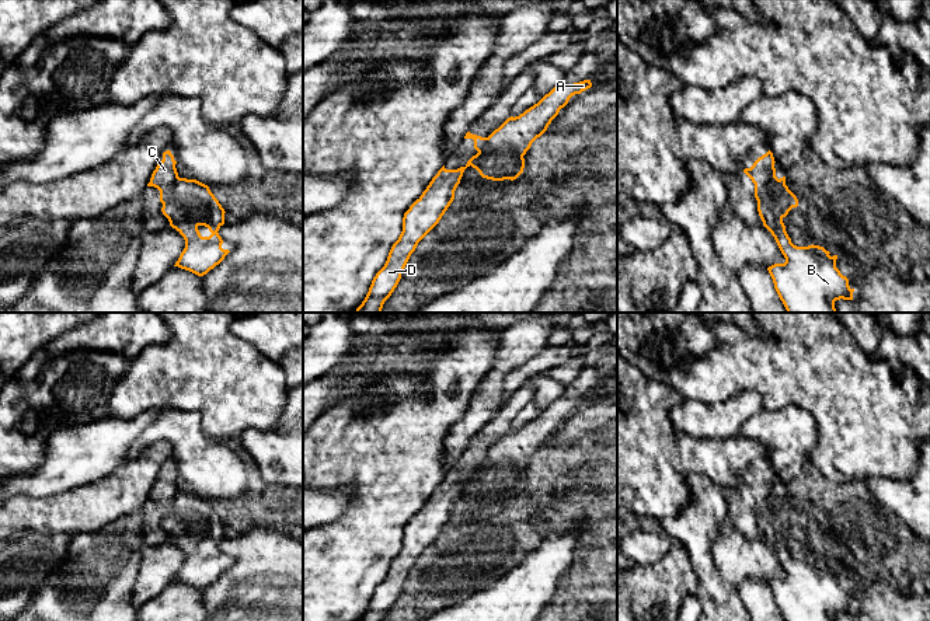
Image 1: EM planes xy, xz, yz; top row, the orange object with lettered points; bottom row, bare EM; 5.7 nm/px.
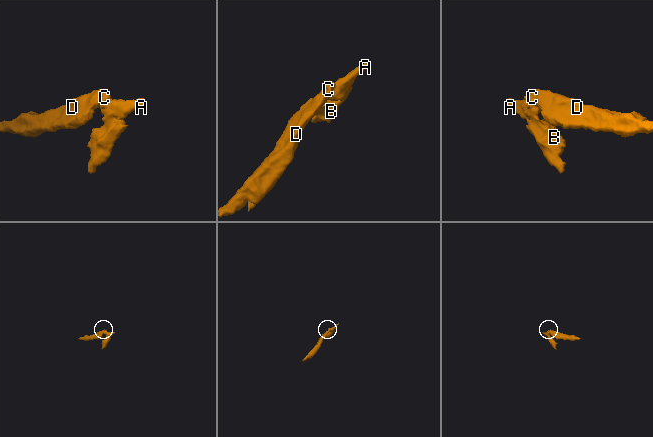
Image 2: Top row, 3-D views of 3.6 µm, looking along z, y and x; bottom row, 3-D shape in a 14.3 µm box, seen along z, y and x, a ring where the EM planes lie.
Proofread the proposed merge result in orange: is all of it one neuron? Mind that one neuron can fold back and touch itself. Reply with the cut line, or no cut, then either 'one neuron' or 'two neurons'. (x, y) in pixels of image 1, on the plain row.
yz (784, 496), (772, 499), (758, 516) | two neurons

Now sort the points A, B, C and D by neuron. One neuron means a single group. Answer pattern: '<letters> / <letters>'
A B / C D

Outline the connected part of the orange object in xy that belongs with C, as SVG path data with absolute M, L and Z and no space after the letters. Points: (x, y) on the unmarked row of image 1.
M170 464L163 467L163 474L157 478L151 488L147 500L154 500L160 505L160 516L166 519L174 505L175 496L180 493L177 482L177 475Z

